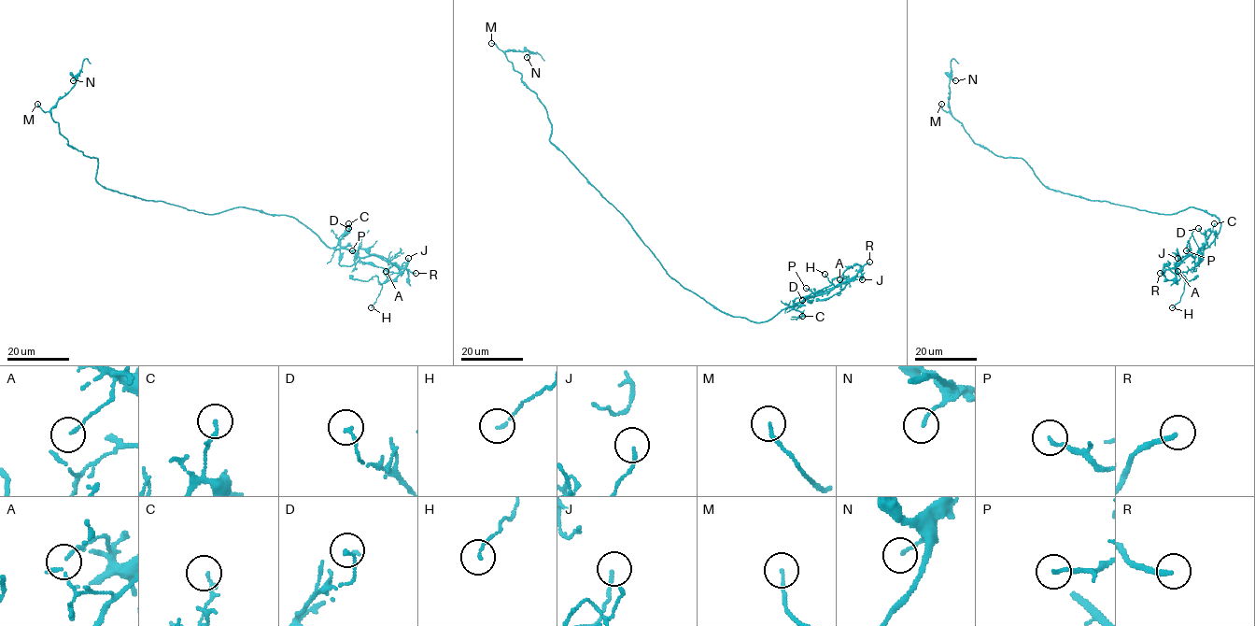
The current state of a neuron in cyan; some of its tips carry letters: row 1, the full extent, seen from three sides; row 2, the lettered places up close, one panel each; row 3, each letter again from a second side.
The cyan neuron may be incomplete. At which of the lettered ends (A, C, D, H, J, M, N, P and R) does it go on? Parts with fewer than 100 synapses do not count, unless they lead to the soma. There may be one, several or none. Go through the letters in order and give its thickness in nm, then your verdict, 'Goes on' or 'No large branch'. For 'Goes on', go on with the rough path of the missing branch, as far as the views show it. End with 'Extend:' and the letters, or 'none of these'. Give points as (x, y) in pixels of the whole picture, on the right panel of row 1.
A: Thickness 70 nm. No large branch
C: Thickness 160 nm. No large branch
D: Thickness 120 nm. No large branch
H: Thickness 110 nm. No large branch
J: Thickness 120 nm. No large branch
M: Thickness 130 nm. No large branch
N: Thickness 110 nm. No large branch
P: Thickness 120 nm. No large branch
R: Thickness 200 nm. Goes on. Course of what is missing: (1160, 273), (1142, 281), (1132, 280), (1117, 291), (1140, 292), (1155, 284)
Extend: R

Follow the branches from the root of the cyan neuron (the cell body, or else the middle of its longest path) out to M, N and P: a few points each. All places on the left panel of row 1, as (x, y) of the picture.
M: (194, 210), (102, 187), (96, 179), (97, 160), (71, 147), (51, 114), (37, 104)
N: (194, 210), (141, 199), (106, 189), (97, 182), (97, 160), (71, 147), (50, 113), (77, 79), (73, 80)
P: (194, 210), (215, 214), (246, 207), (289, 216), (330, 248), (345, 248), (359, 257), (375, 255), (352, 250)

